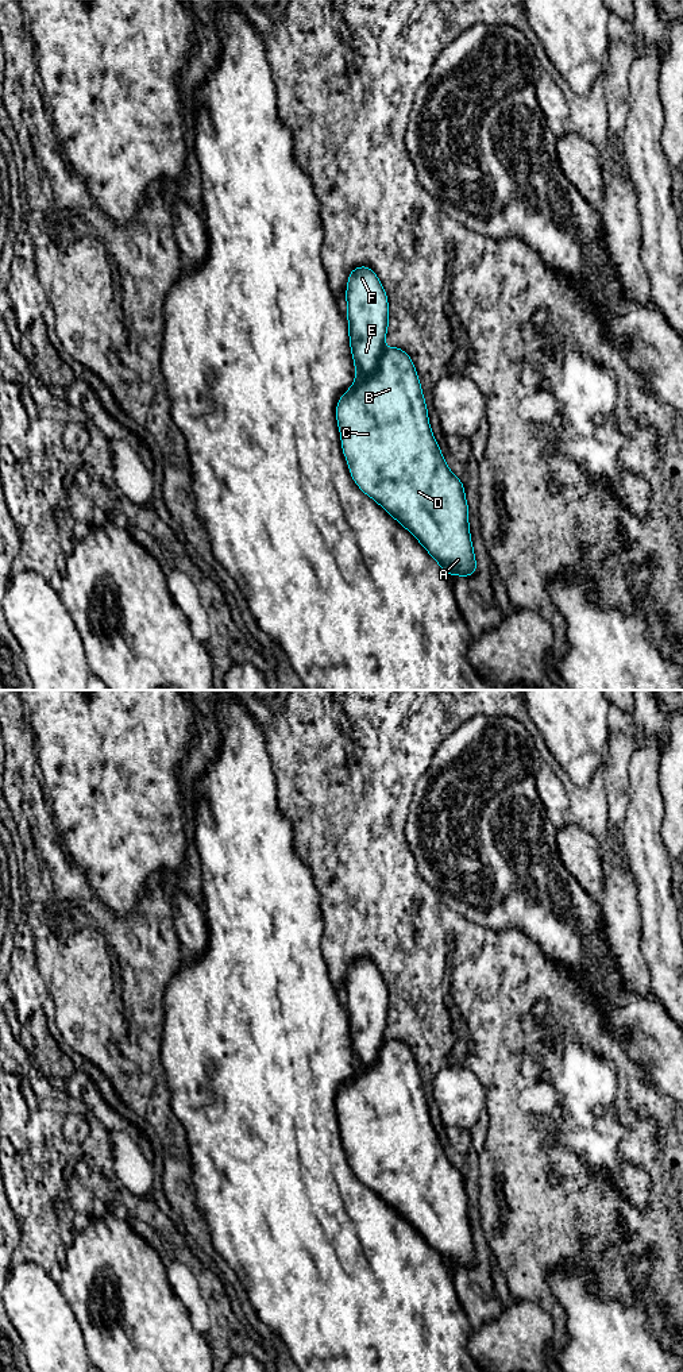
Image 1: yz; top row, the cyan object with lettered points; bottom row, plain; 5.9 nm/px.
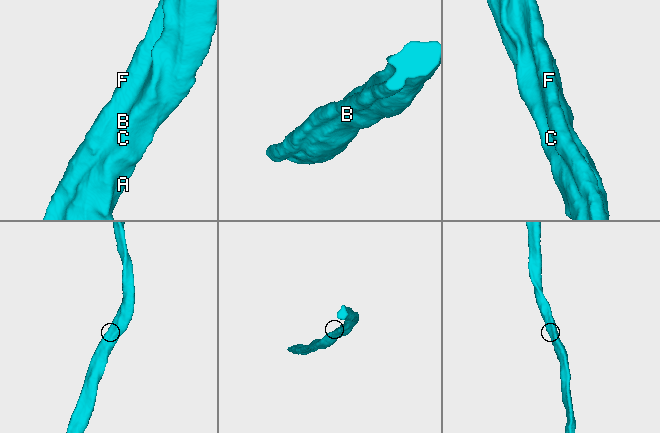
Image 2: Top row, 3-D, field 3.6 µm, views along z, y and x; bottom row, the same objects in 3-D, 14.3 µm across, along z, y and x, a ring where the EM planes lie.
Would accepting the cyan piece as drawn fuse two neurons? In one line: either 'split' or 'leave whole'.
leave whole

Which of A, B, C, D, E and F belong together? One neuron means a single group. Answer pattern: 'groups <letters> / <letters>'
groups A B C D E F

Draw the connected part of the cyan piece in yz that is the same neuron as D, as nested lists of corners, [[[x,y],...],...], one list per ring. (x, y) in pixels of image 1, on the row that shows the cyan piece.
[[[360,266],[348,275],[346,298],[350,344],[356,373],[355,384],[339,398],[336,419],[351,477],[363,493],[377,501],[422,544],[447,575],[468,577],[476,573],[476,562],[470,536],[464,486],[448,469],[433,438],[421,384],[410,357],[398,347],[385,347],[389,325],[385,289],[370,267]]]

